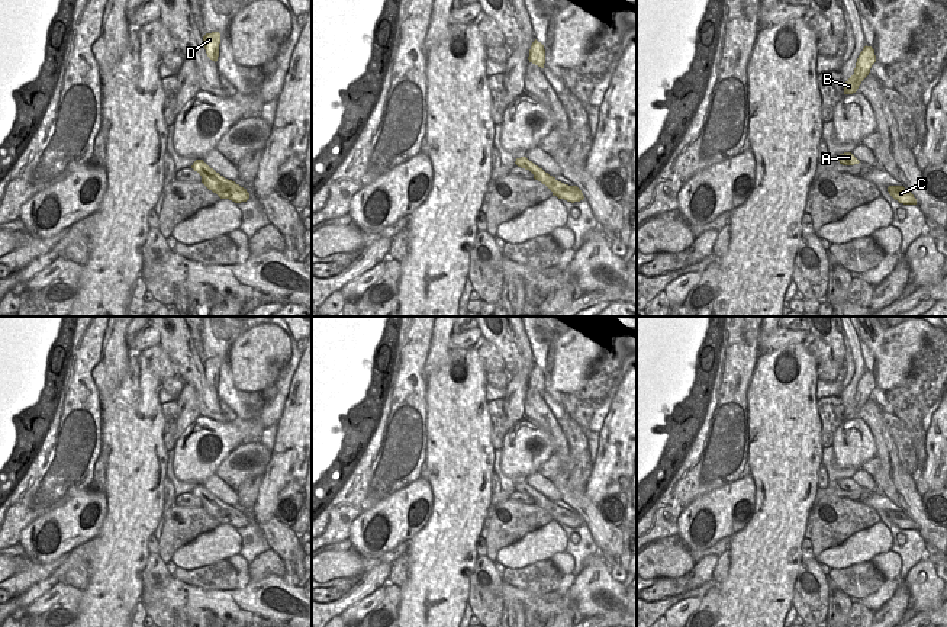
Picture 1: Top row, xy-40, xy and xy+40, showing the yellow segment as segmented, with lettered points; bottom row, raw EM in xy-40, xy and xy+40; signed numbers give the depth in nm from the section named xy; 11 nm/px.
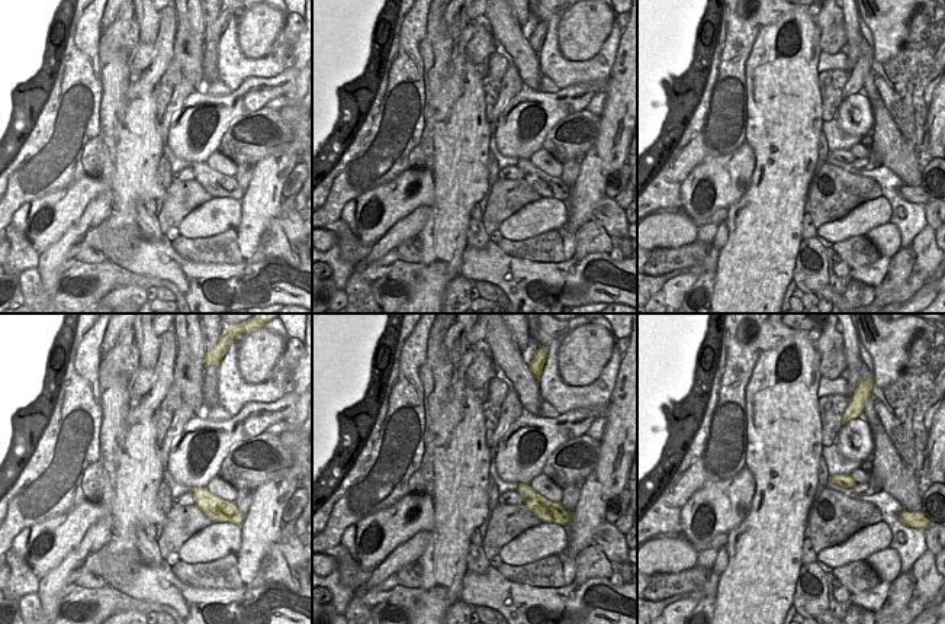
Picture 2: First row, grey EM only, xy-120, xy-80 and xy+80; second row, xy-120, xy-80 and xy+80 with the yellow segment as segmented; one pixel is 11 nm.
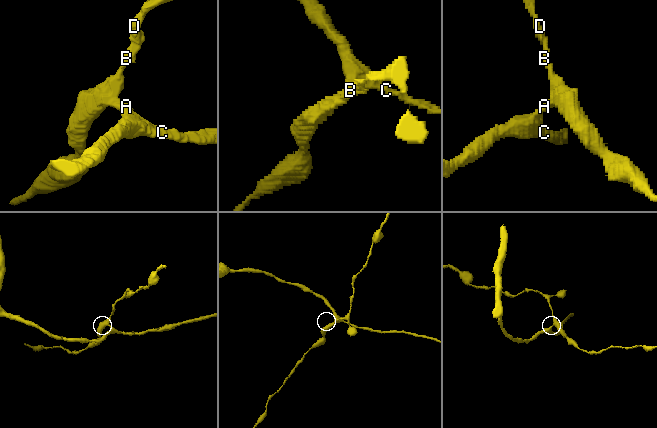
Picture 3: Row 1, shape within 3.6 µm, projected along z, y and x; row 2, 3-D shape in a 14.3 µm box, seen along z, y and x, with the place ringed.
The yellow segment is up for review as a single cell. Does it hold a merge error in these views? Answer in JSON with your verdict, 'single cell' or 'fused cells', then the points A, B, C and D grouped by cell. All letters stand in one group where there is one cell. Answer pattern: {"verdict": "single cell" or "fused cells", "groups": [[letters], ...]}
{"verdict": "fused cells", "groups": [["A", "B", "D"], ["C"]]}

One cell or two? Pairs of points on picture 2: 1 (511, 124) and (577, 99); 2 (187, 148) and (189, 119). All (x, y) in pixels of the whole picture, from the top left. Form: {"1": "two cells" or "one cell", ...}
{"1": "one cell", "2": "one cell"}

